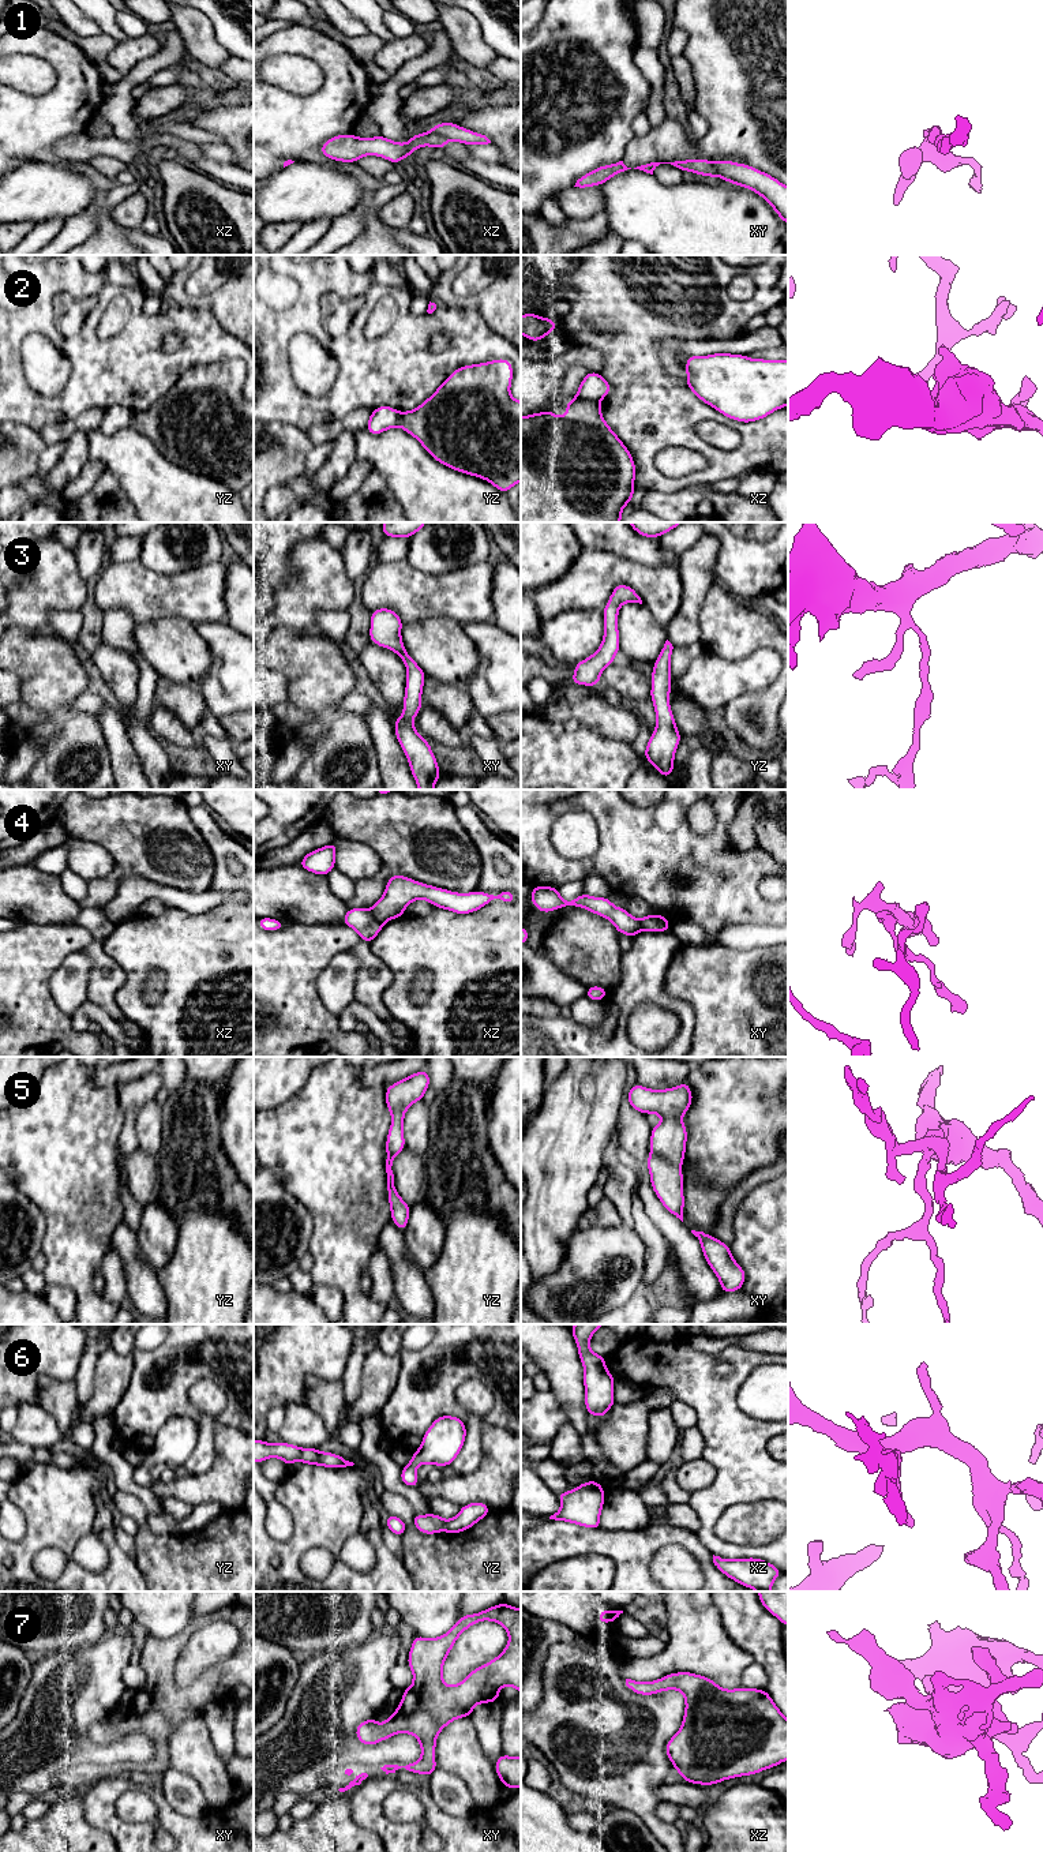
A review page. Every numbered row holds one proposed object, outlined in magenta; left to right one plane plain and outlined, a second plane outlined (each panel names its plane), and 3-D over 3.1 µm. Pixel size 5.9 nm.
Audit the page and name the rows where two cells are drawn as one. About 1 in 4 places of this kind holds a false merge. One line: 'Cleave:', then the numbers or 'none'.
Cleave: 1, 2, 4

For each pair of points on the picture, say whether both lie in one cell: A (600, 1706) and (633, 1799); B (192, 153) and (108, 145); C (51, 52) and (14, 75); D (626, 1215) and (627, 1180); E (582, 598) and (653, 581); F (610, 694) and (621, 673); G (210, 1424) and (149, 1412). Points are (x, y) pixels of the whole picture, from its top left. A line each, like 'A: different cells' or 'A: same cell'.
A: same cell
B: same cell
C: different cells
D: same cell
E: same cell
F: different cells
G: same cell

